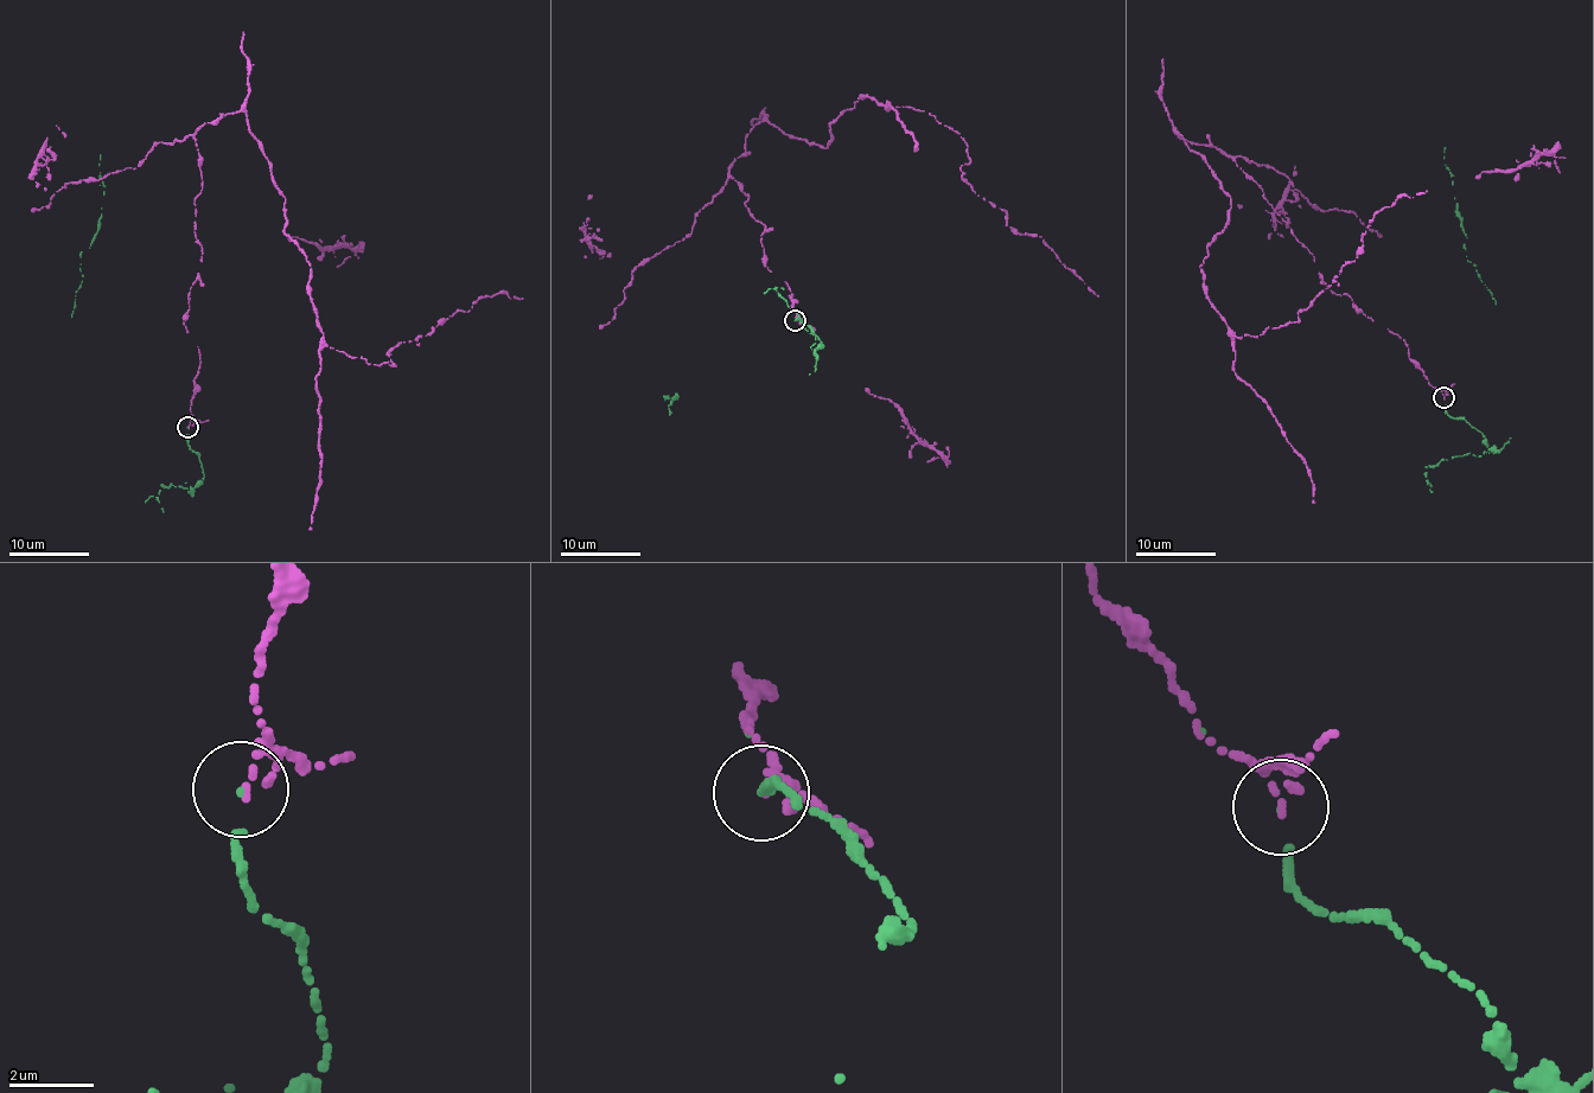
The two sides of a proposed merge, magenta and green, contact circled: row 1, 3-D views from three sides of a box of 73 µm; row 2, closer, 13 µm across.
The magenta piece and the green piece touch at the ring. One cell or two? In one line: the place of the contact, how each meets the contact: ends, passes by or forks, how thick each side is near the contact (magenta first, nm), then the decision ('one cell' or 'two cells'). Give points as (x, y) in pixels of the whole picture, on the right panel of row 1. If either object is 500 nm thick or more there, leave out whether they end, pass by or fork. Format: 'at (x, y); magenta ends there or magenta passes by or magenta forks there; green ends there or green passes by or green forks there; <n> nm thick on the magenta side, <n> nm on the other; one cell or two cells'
at (1443, 397); magenta ends there; green ends there; 140 nm thick on the magenta side, 70 nm on the other; one cell

